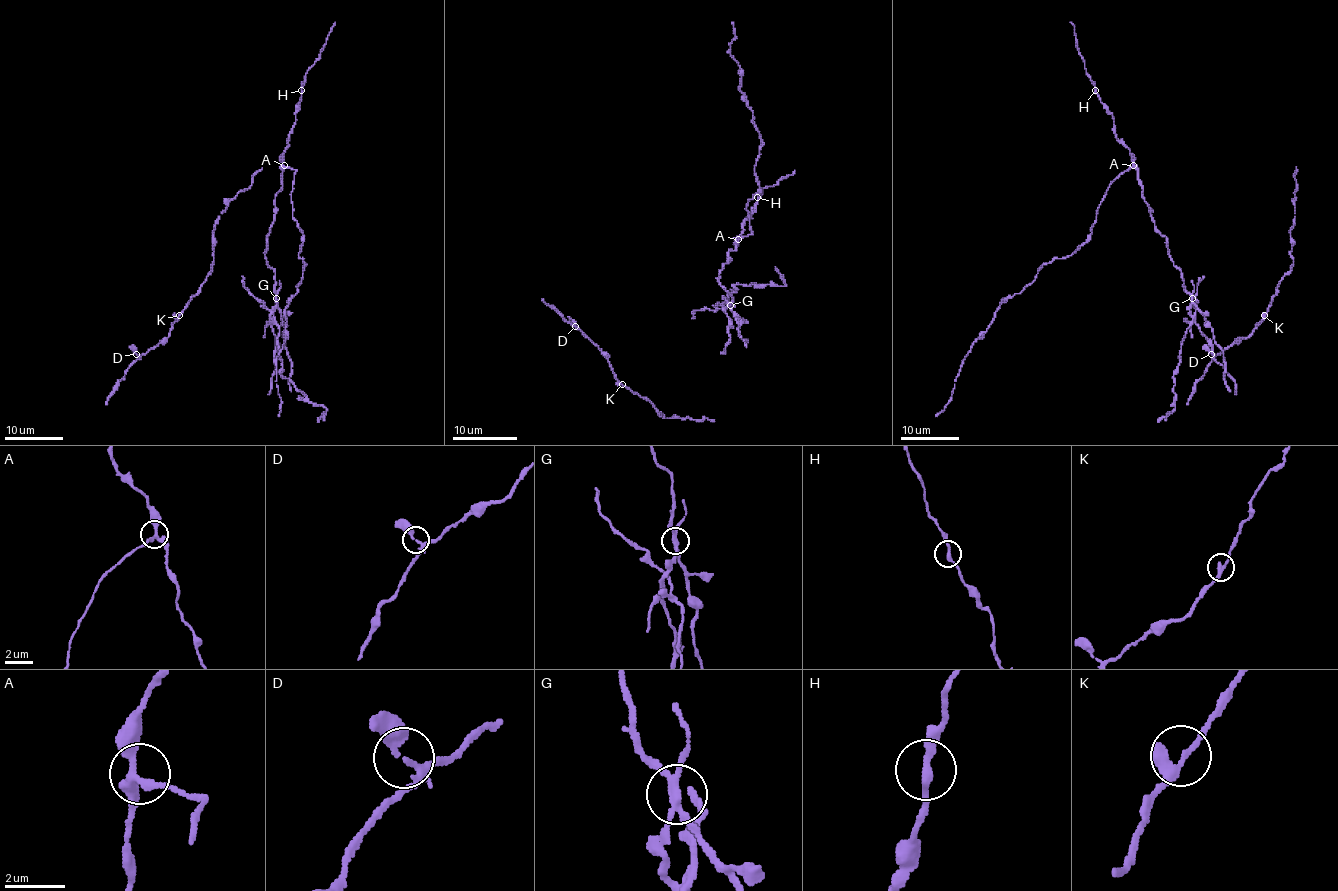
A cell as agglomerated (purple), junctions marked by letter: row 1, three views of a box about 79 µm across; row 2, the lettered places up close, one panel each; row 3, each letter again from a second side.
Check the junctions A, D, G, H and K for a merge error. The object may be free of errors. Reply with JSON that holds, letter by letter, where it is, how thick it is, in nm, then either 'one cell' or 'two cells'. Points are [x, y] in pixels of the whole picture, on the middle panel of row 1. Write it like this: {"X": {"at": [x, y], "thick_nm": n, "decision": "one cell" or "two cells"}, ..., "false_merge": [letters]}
{"A": {"at": [738, 239], "thick_nm": 280, "decision": "one cell"}, "D": {"at": [575, 326], "thick_nm": 180, "decision": "one cell"}, "G": {"at": [730, 305], "thick_nm": 200, "decision": "two cells"}, "H": {"at": [757, 197], "thick_nm": 240, "decision": "one cell"}, "K": {"at": [622, 384], "thick_nm": 240, "decision": "one cell"}, "false_merge": ["G"]}

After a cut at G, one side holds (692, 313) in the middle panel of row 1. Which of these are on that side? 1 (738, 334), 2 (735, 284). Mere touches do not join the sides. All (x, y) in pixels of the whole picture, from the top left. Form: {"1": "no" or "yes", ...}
{"1": "no", "2": "yes"}

